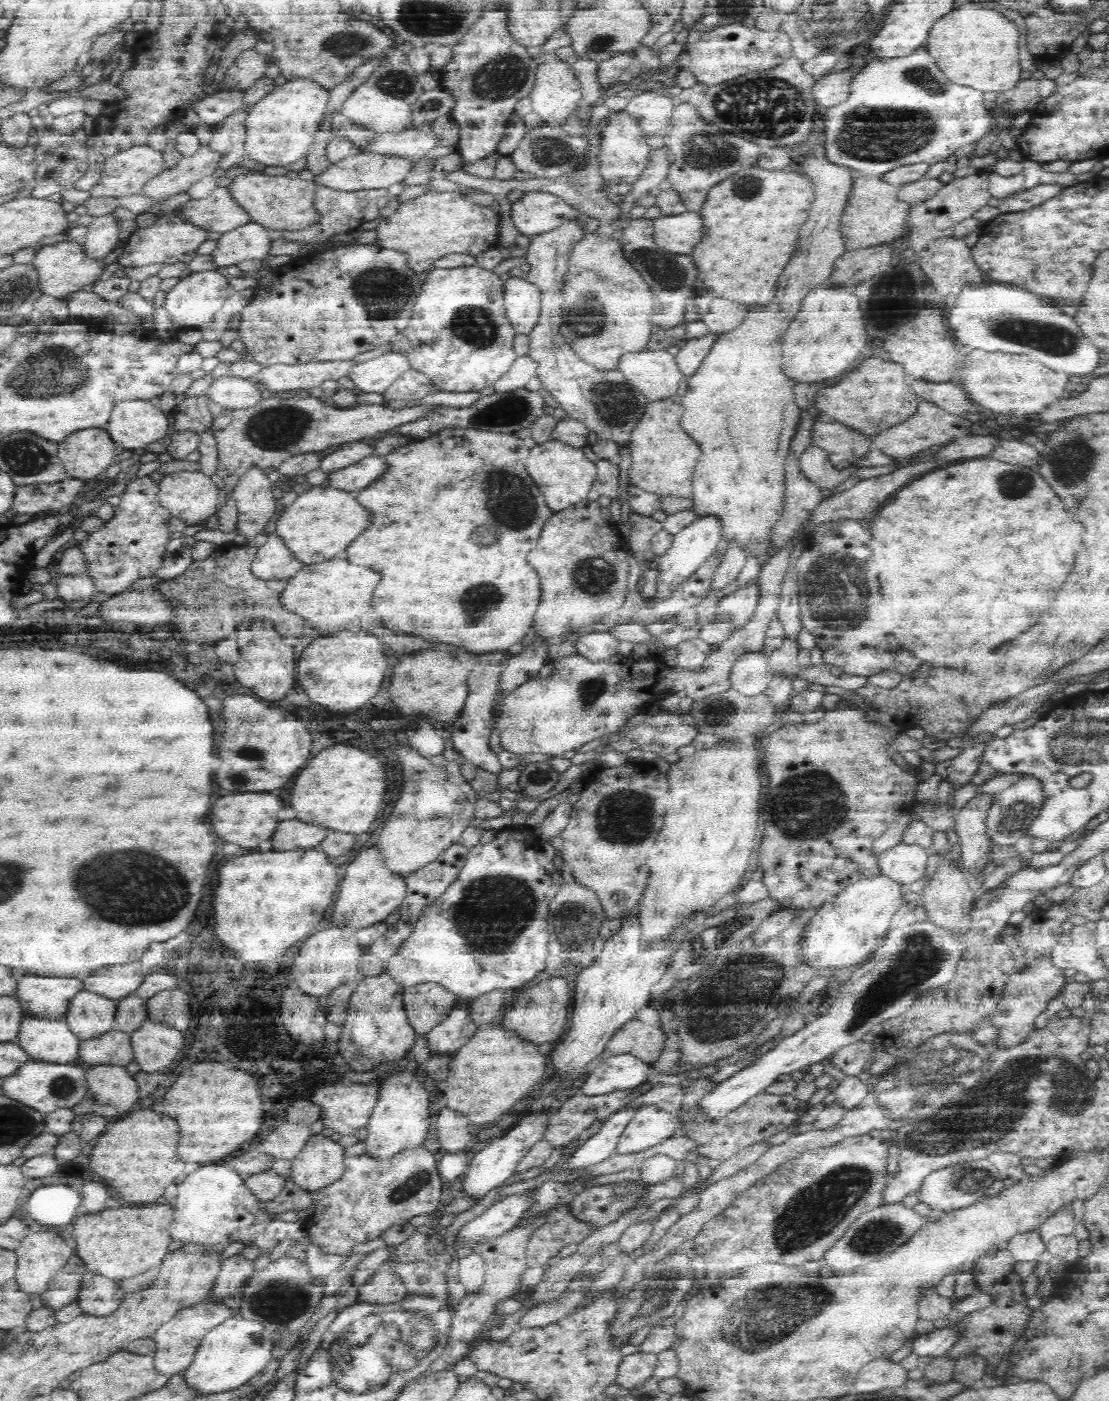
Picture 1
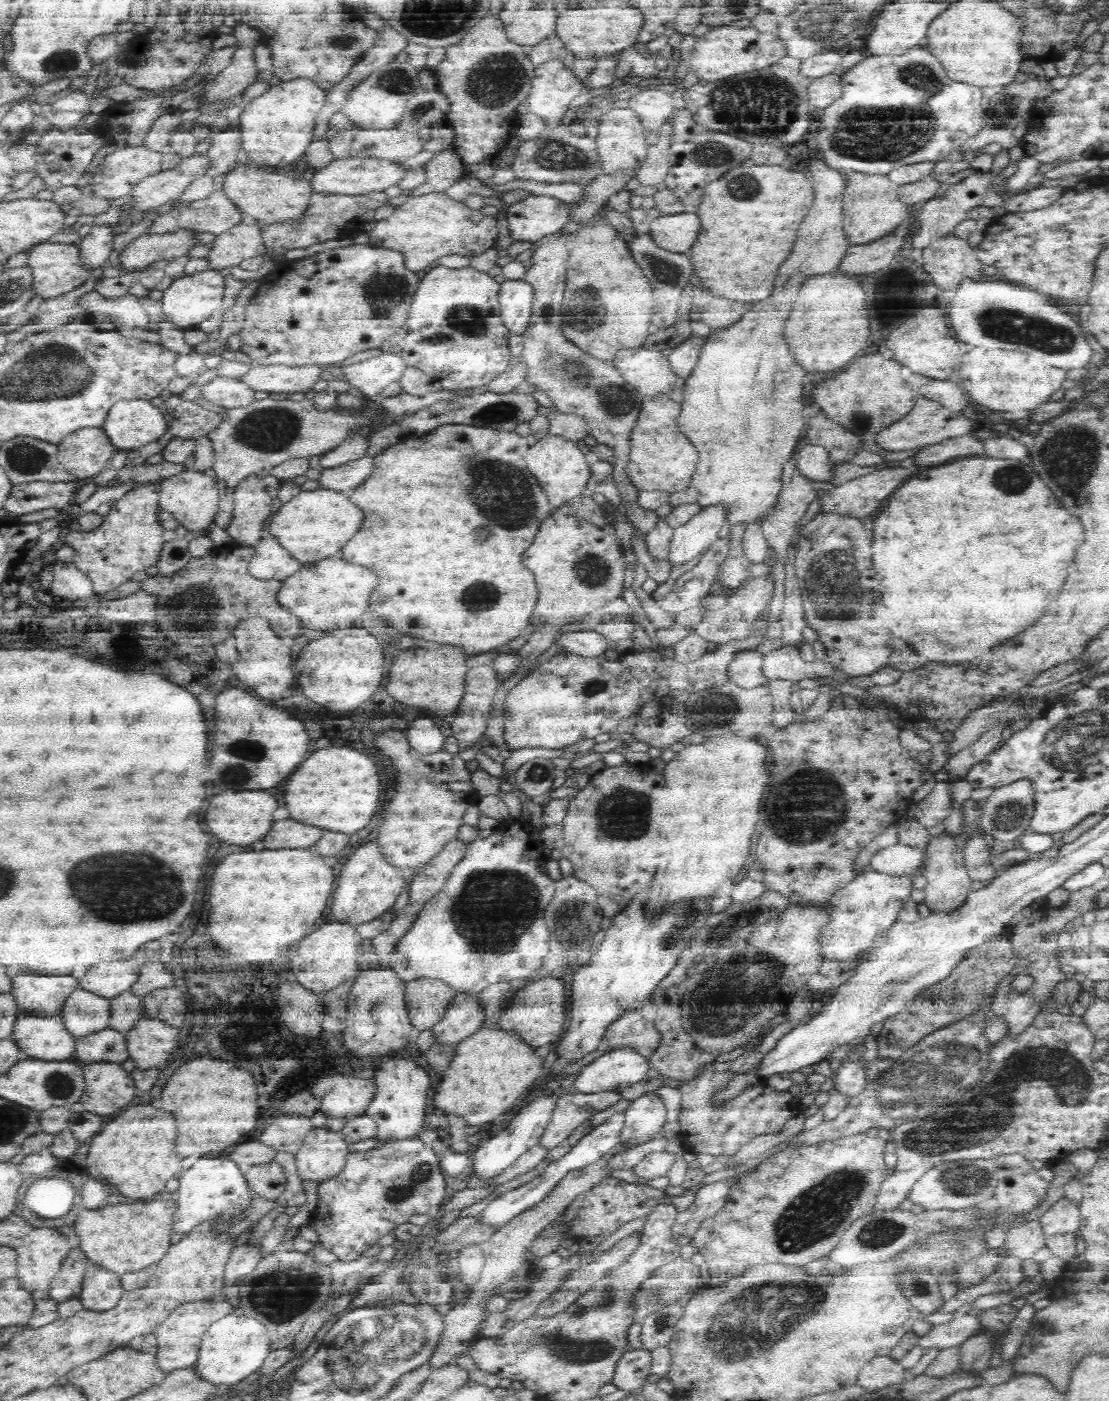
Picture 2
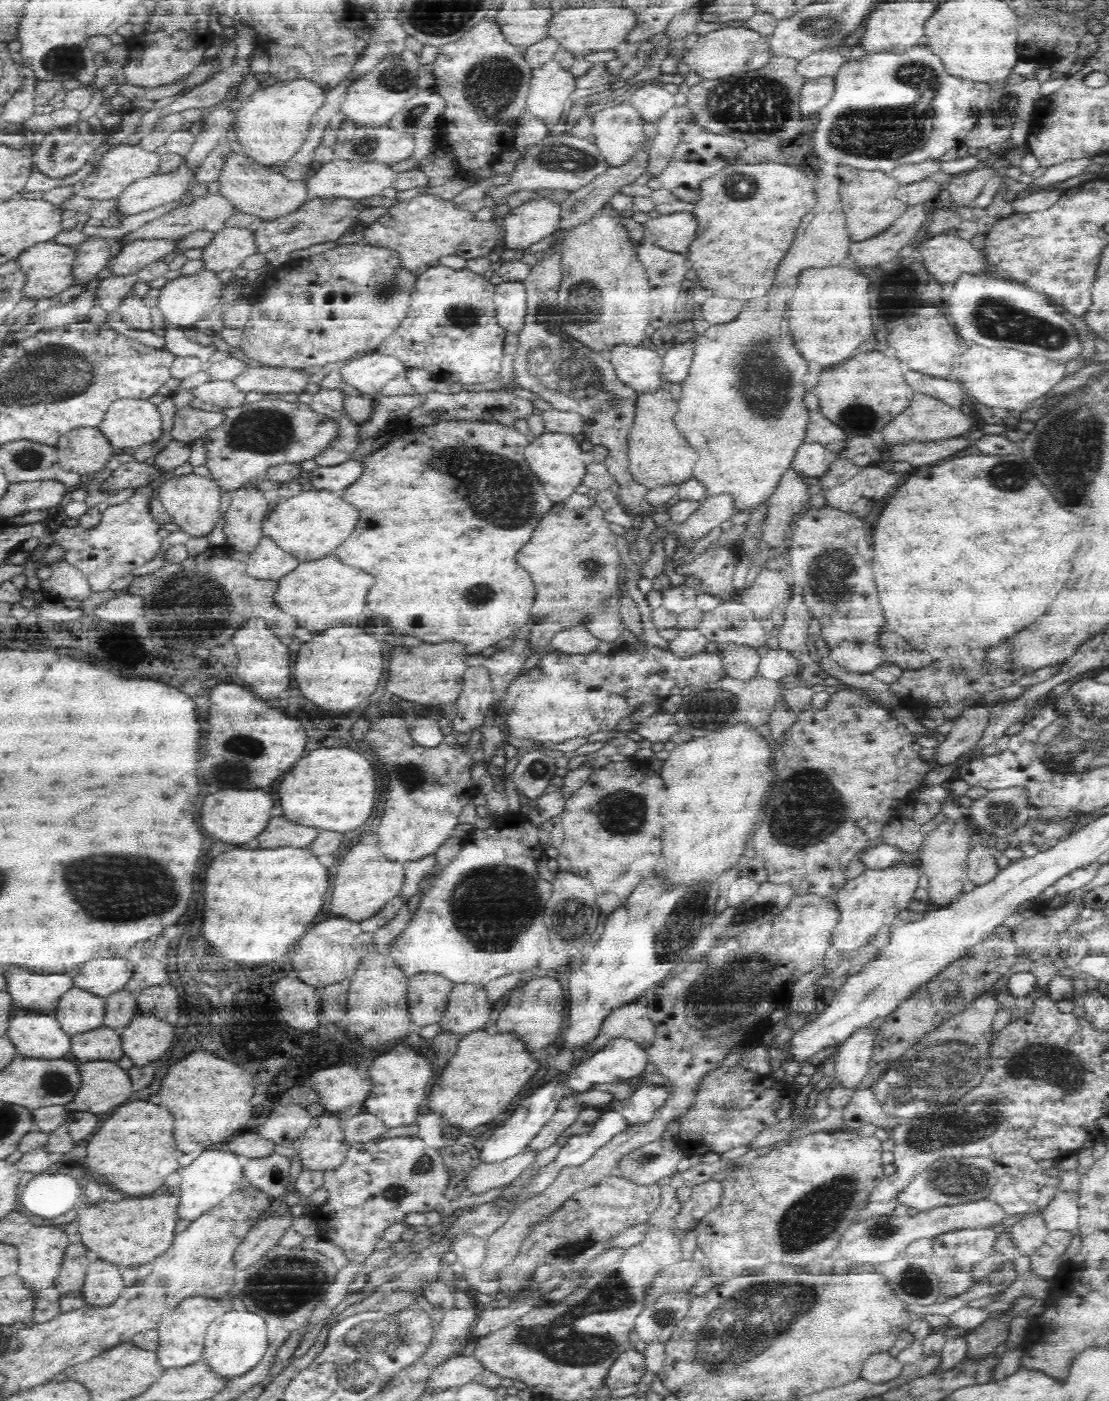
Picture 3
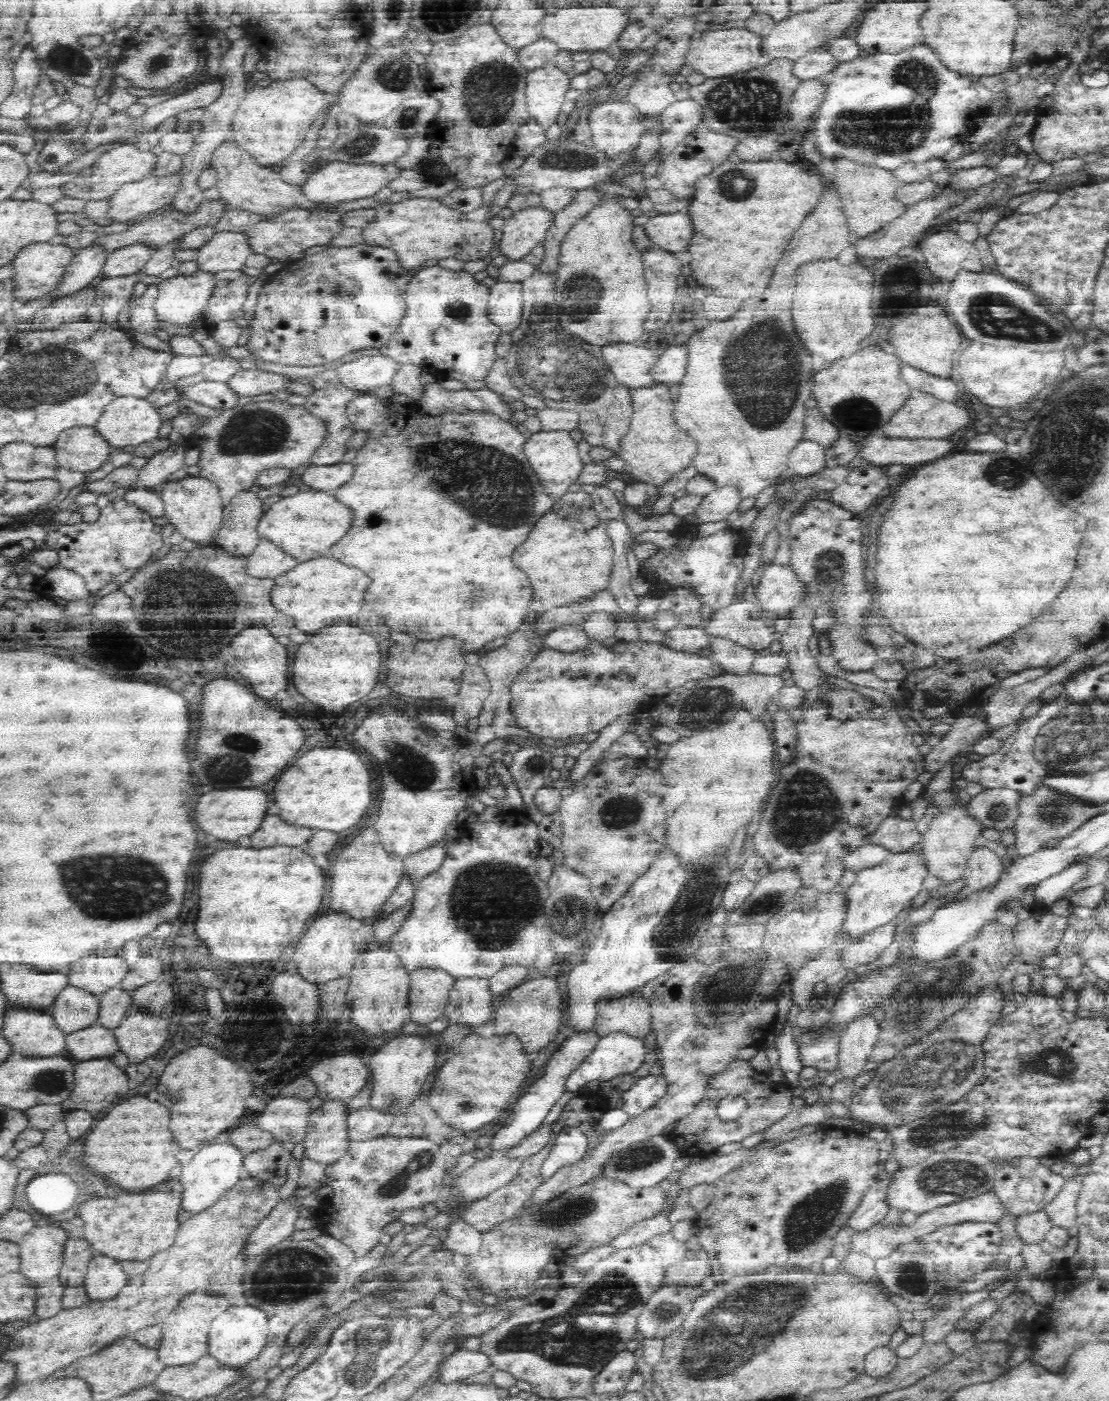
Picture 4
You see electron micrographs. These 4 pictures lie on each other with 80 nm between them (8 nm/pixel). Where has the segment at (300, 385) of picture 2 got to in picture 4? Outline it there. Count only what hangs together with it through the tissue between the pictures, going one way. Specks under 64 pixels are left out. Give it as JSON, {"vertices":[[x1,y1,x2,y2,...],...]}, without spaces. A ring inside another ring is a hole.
{"vertices":[[240,370,228,380,227,386,240,397,255,397,265,393,273,393,276,390,283,390,288,386,288,379,285,376,262,370]]}

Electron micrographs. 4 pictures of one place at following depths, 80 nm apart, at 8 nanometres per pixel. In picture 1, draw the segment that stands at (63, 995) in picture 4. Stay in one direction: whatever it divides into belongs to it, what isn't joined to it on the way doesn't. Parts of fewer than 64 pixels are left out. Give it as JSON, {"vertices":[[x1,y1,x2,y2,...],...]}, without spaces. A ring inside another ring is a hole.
{"vertices":[[83,989,68,1000,64,1018,70,1031,84,1040,114,1029,114,1010,115,999]]}

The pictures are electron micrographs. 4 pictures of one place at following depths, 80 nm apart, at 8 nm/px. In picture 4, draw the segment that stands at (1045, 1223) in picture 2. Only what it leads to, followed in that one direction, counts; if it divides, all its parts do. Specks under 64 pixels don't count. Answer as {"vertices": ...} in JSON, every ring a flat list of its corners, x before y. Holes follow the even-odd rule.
{"vertices":[[1088,1164,1078,1166,1076,1176,1065,1180,1062,1190,1043,1208,1052,1219,1052,1224,1064,1228,1075,1226,1076,1201,1082,1192,1082,1183,1088,1172,1090,1172]]}

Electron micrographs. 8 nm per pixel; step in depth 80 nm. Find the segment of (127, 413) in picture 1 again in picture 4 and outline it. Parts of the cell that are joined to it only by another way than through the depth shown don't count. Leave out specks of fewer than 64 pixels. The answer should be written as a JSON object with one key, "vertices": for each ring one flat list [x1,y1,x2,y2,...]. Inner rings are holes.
{"vertices":[[118,396,107,404,94,428,113,449,121,449,159,438,162,423,157,408,145,398]]}

